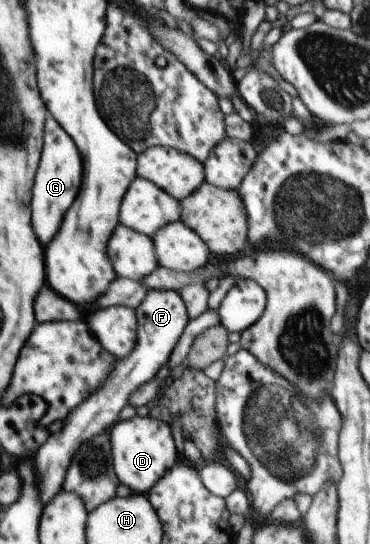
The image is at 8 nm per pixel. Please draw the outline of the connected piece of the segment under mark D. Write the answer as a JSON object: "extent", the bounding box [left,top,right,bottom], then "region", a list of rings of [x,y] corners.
{"extent":[107,415,179,495],"region":[[[135,415],[129,420],[117,421],[107,433],[110,436],[114,471],[120,484],[128,486],[133,493],[146,495],[179,460],[172,428],[162,420]]]}

